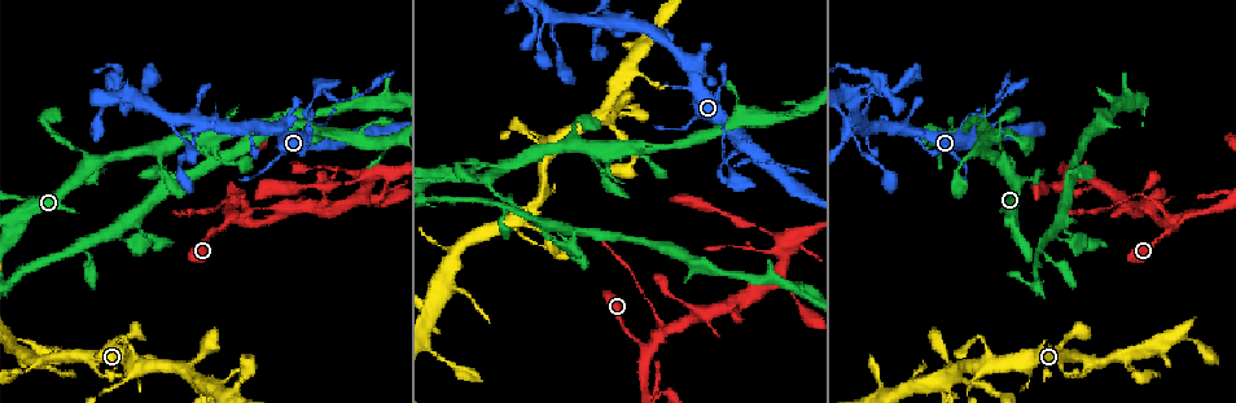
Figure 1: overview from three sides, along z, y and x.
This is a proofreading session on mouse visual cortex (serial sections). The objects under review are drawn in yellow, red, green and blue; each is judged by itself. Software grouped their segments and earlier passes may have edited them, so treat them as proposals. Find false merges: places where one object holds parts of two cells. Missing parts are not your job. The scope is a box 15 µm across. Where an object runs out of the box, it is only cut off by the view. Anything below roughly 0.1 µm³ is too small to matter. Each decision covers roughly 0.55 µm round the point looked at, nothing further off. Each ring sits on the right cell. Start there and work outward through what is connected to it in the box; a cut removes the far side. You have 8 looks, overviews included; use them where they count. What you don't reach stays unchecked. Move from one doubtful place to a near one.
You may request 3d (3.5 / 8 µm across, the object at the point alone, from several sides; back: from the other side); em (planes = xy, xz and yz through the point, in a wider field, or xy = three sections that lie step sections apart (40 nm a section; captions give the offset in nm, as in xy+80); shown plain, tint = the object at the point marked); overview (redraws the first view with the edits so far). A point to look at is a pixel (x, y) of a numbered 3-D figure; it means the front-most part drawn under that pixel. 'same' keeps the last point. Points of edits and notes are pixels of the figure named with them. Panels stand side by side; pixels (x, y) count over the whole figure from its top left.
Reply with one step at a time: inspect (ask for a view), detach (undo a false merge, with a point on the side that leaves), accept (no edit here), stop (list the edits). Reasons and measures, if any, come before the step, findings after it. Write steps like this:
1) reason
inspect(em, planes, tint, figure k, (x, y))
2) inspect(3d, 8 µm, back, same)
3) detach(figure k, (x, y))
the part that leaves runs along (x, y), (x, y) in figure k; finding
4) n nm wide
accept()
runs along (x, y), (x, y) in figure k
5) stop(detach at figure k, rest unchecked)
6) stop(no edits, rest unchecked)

calibre changes
inspect(3d, 8 µm, figure 1, (315, 93))

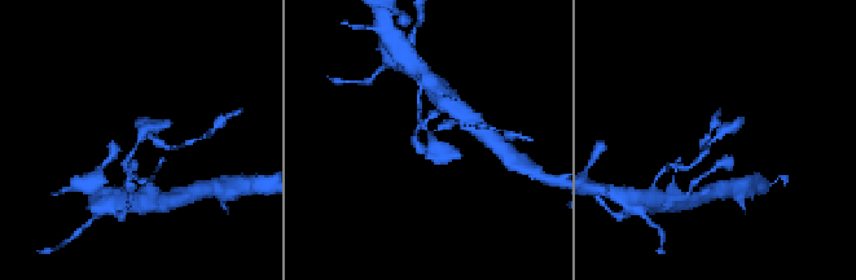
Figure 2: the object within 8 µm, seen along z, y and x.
inspect(3d, 3.5 µm, figure 2, (717, 136))

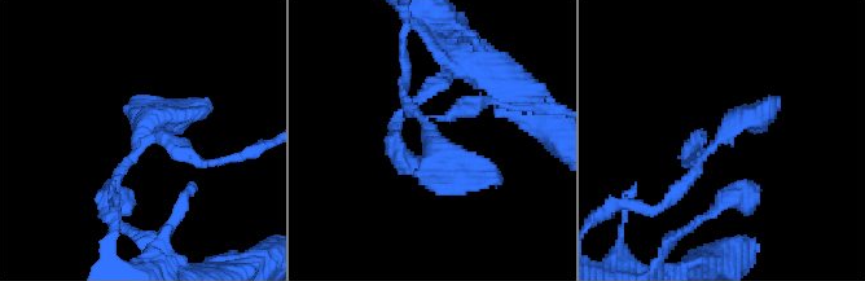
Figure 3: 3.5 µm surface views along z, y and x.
accept()
runs along (666, 205), (738, 117), (762, 109) in figure 3; all the same cell

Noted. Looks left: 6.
thin neck
inspect(3d, 8 µm, figure 1, (123, 82))

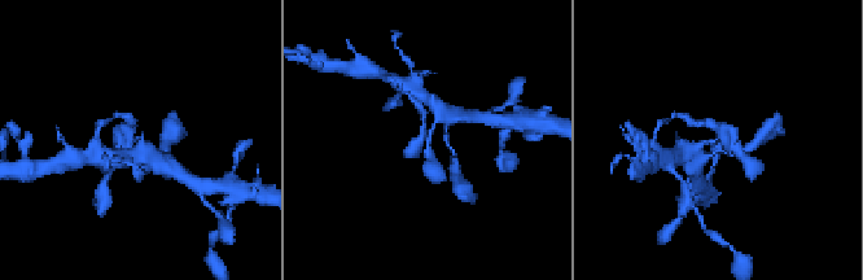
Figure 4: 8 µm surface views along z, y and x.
inspect(3d, 3.5 µm, figure 4, (137, 139))

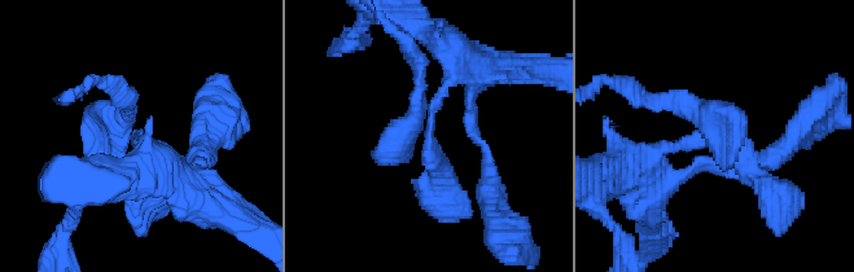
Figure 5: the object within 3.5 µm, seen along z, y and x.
shape alone is not enough
inspect(em, xy, step 1, tint, figure 5, (137, 137))

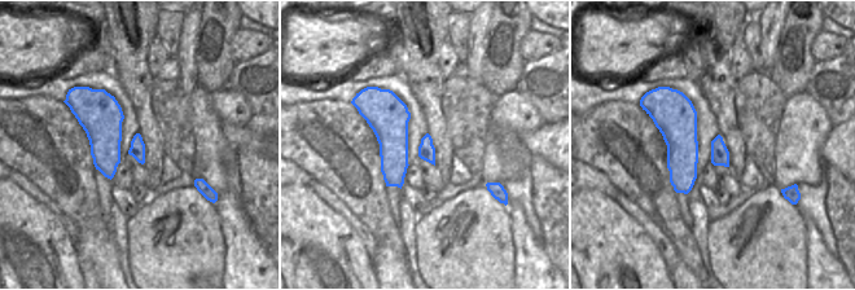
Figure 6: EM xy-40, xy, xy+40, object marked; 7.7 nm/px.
220 nm wide
accept()
runs along (170, 171), (122, 123), (130, 102) in figure 5; one cell here

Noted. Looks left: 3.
three-way junction
inspect(3d, 3.5 µm, figure 1, (133, 373))

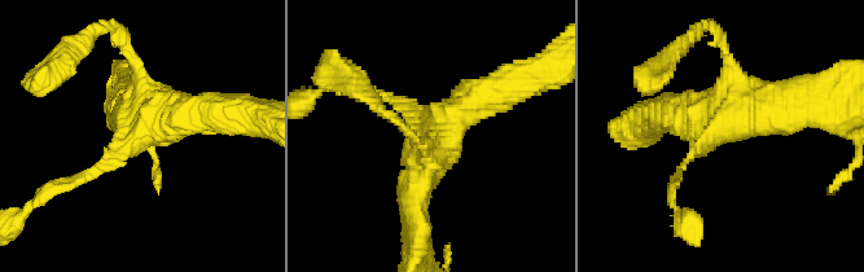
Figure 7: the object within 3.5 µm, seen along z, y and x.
inspect(em, xy, step 5, tint, figure 7, (711, 132))

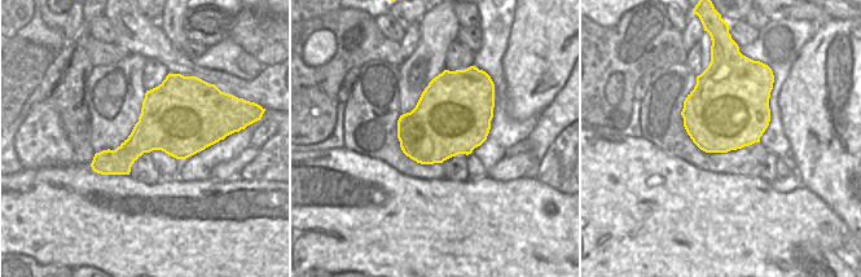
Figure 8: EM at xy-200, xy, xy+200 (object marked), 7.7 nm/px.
accept()
runs along (417, 237), (425, 154), (488, 95) in figure 7; all the same cell

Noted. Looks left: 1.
stop(no edits, rest unchecked)

